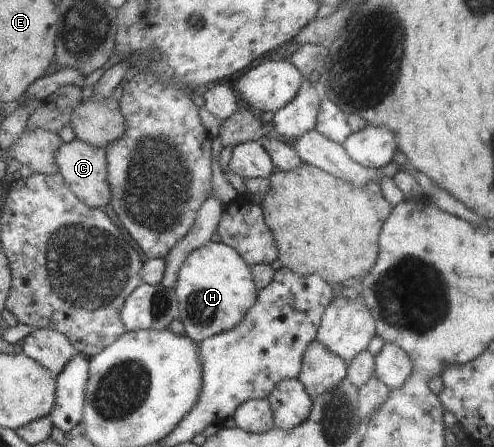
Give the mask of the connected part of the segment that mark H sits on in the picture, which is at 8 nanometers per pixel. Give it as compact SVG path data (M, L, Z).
M208 241L200 248L193 250L184 260L173 288L179 302L179 320L184 325L186 336L195 343L200 343L208 337L230 330L243 321L246 313L252 308L257 299L257 288L253 281L250 266L231 247L224 243Z

